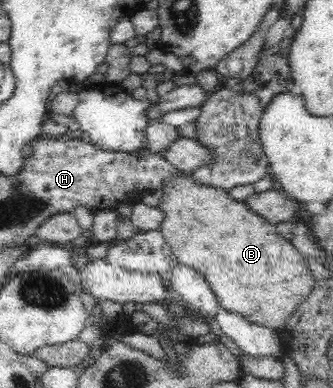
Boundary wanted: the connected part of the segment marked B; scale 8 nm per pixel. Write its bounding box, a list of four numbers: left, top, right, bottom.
[159,173,316,332]

